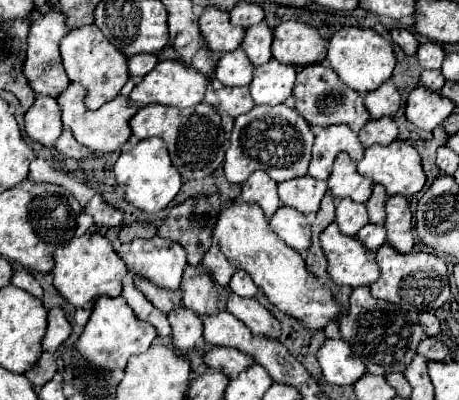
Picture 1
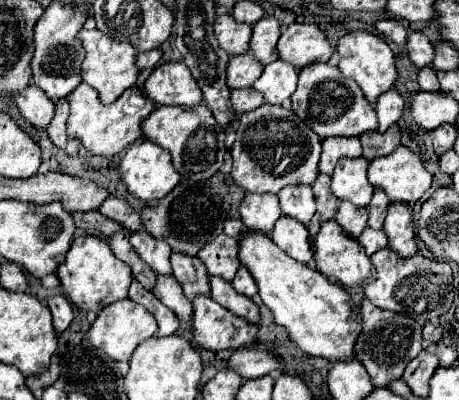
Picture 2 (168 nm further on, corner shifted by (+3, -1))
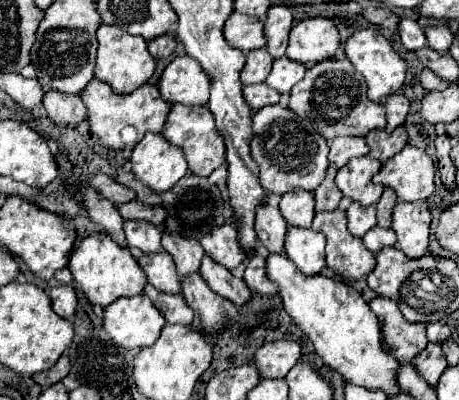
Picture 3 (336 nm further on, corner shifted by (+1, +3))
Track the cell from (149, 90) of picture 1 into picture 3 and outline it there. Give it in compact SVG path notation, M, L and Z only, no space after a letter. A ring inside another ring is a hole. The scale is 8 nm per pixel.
M191 56L175 58L159 80L159 90L169 104L207 104L209 98L209 76Z

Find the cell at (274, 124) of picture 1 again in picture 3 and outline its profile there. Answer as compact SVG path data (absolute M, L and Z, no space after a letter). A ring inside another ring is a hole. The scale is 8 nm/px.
M273 104L257 110L253 114L253 132L255 138L251 142L251 156L259 164L261 186L267 192L285 194L295 188L313 192L327 176L327 140L313 128L309 120L299 118L289 108Z

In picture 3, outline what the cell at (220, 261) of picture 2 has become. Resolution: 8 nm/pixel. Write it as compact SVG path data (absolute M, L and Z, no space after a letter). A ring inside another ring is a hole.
M233 224L213 228L213 232L201 240L201 246L205 248L205 254L227 270L233 270L245 260L245 252L237 242L237 228Z

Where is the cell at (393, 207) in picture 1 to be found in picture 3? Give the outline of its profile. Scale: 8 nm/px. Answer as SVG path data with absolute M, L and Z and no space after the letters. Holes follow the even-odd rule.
M425 200L399 202L393 212L393 230L401 250L409 258L421 258L429 252L431 212Z

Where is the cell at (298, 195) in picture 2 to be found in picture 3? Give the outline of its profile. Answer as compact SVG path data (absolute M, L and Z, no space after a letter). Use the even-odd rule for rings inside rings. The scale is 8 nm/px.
M291 190L281 196L279 212L287 220L289 226L297 228L311 228L315 216L315 200L311 192L305 190Z

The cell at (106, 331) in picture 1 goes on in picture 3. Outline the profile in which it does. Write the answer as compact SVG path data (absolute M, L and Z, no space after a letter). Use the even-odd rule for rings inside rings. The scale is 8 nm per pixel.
M143 294L115 300L105 308L103 316L105 332L123 348L151 346L163 326L165 318Z

